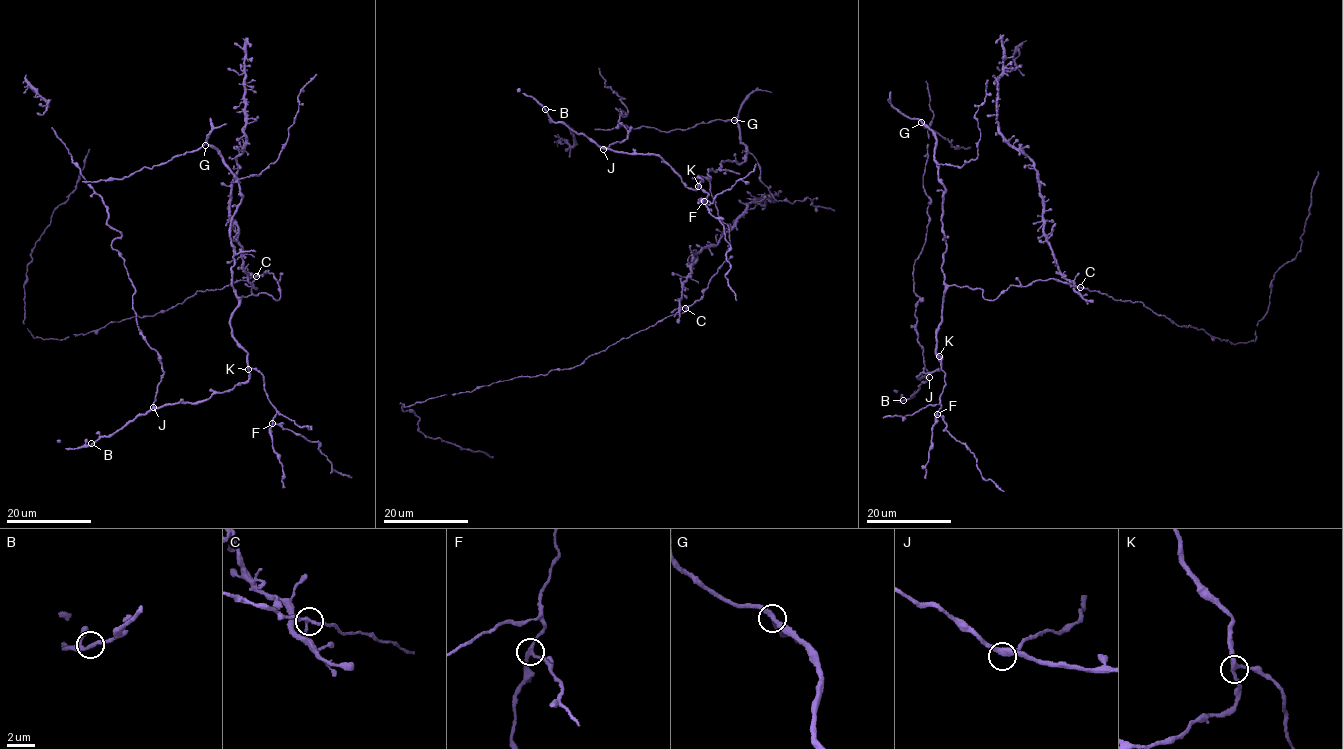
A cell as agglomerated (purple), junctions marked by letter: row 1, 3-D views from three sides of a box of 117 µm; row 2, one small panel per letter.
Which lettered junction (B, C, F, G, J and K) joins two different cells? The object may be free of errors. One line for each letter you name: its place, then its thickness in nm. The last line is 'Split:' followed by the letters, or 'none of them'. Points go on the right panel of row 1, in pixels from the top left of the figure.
F: Place: (937, 414). Thickness 240 nm
Split: F

